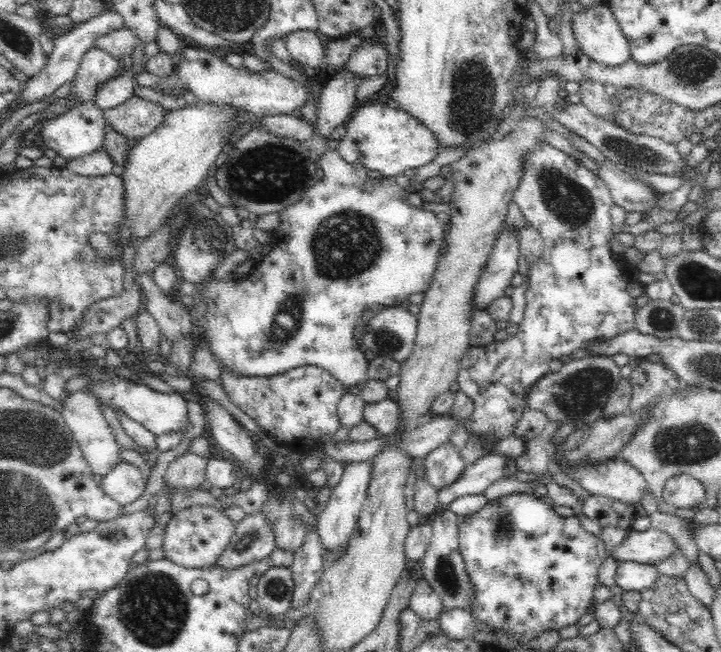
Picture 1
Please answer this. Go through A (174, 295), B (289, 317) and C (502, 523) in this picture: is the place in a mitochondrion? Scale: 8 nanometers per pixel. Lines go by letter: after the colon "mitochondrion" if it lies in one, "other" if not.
A: other
B: mitochondrion
C: mitochondrion

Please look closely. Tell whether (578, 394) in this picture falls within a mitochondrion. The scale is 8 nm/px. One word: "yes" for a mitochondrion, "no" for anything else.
yes

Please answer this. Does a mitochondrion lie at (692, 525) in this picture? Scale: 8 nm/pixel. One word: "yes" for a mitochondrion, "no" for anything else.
no

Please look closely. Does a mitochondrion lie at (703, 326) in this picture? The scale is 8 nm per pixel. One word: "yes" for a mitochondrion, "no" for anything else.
yes

